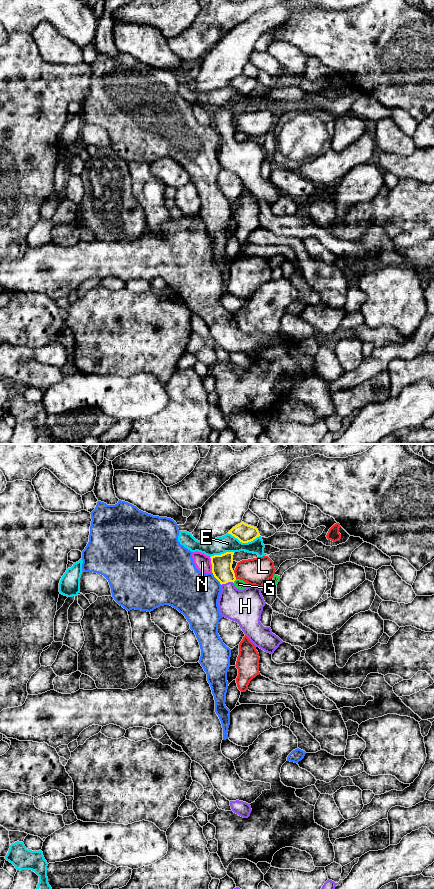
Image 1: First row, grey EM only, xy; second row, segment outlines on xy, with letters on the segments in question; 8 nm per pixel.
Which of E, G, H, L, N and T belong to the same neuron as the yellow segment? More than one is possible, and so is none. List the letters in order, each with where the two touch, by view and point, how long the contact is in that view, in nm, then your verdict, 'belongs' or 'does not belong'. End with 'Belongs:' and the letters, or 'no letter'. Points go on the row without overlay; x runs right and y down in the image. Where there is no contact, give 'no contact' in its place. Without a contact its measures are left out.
E: contact xy (243, 94); length 260 nm; does not belong
G: contact xy (234, 132); length 40 nm; does not belong
H: contact xy (227, 134); length 110 nm; belongs
L: contact xy (234, 127); length 70 nm; does not belong
N: contact xy (212, 117); length 130 nm; does not belong
T: contact xy (215, 129); length 130 nm; does not belong
Belongs: H

